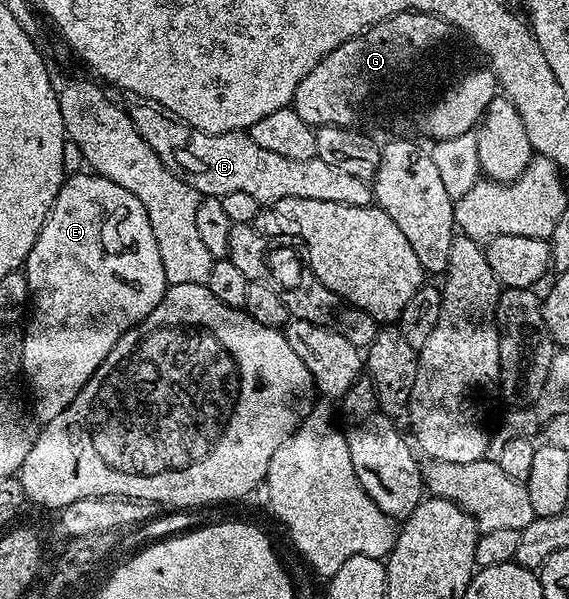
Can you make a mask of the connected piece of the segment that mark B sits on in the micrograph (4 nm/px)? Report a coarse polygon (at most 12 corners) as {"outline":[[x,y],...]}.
{"outline":[[195,131],[178,152],[202,196],[367,206],[367,181],[284,158],[249,131]]}

